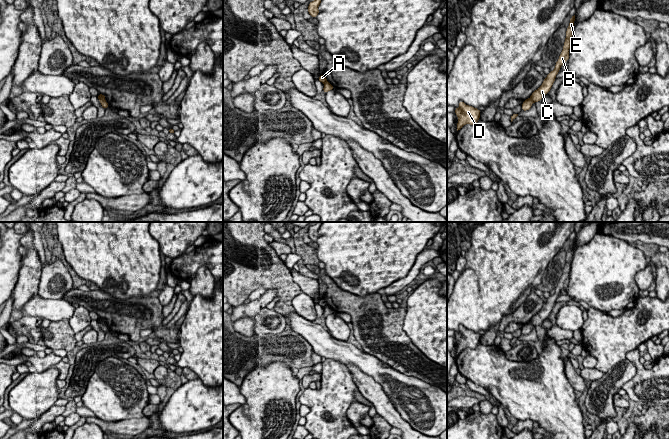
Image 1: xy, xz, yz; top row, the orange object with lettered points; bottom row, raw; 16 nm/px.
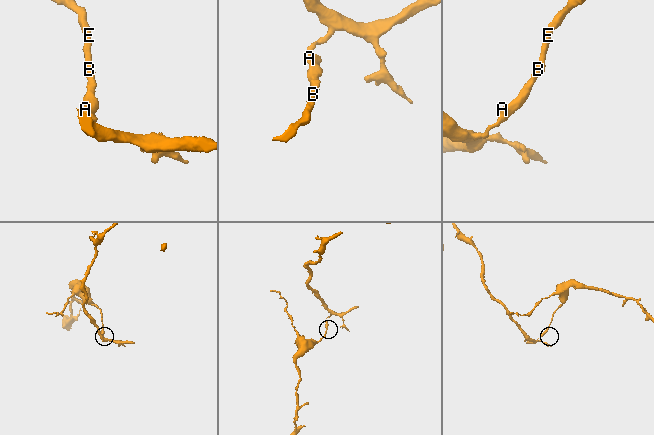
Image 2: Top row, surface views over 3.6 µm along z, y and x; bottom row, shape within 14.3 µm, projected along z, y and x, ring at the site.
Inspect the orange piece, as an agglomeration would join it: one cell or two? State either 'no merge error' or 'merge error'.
merge error

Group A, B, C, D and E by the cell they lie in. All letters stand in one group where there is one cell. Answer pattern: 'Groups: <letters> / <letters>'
Groups: A D / B C E

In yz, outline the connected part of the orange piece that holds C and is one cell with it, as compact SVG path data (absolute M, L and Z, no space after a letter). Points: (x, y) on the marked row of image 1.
M575 15L570 18L570 23L566 30L566 38L565 38L563 50L559 56L558 61L555 64L555 69L551 71L549 74L547 74L547 77L544 79L542 85L531 94L530 98L535 103L540 101L545 95L548 94L561 66L566 61L569 60L569 49L570 49L570 43L571 43L571 39L574 31L574 21L575 21Z

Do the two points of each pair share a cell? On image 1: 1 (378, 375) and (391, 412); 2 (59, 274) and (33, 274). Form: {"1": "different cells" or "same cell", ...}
{"1": "different cells", "2": "different cells"}

